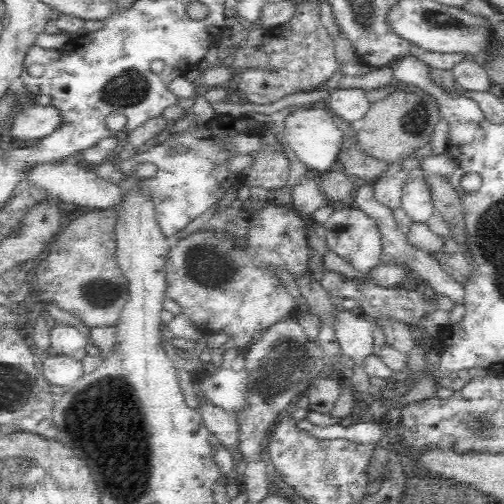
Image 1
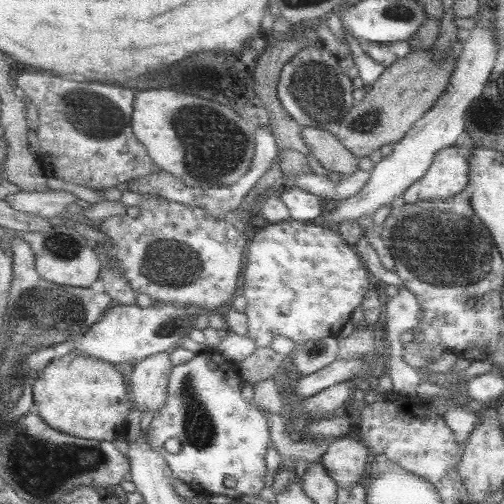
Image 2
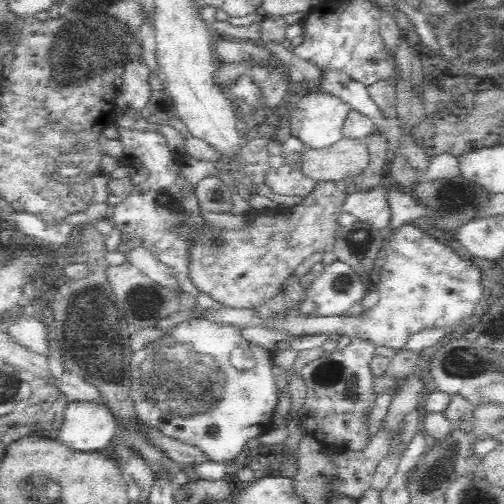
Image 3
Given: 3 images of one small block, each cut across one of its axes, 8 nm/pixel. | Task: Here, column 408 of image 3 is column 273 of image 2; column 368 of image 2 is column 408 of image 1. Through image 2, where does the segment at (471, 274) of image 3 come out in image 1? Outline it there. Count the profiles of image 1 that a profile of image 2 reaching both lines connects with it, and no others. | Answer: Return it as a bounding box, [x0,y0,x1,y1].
[370,252,424,292]

